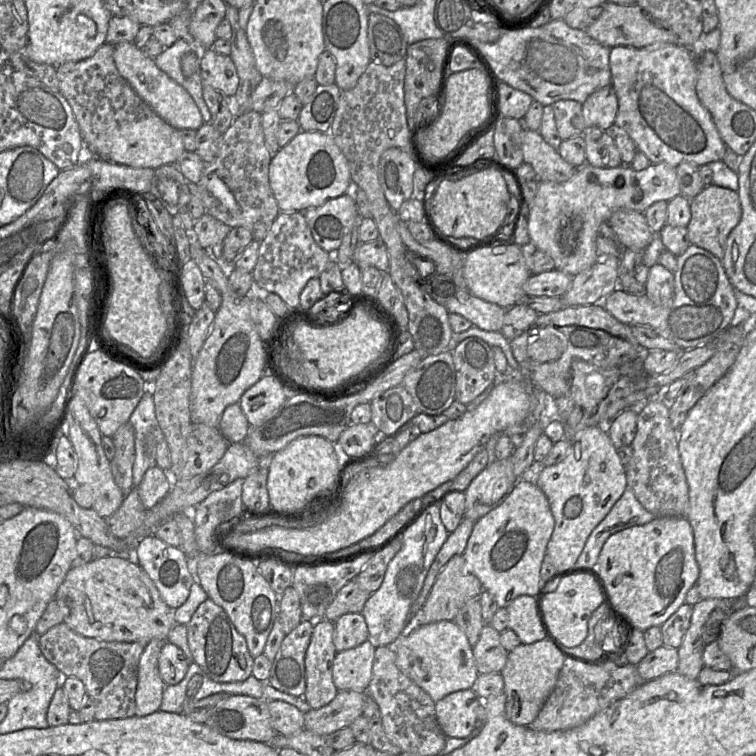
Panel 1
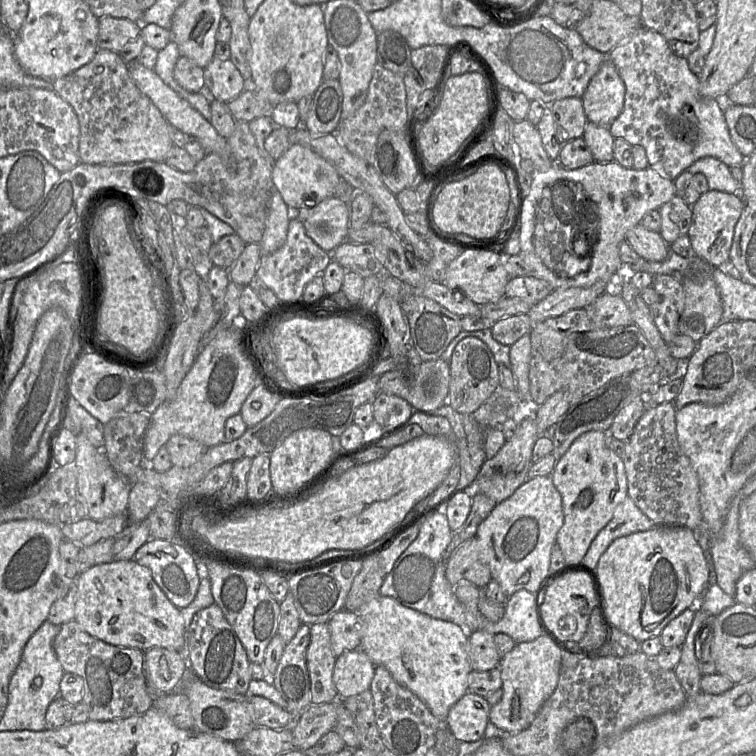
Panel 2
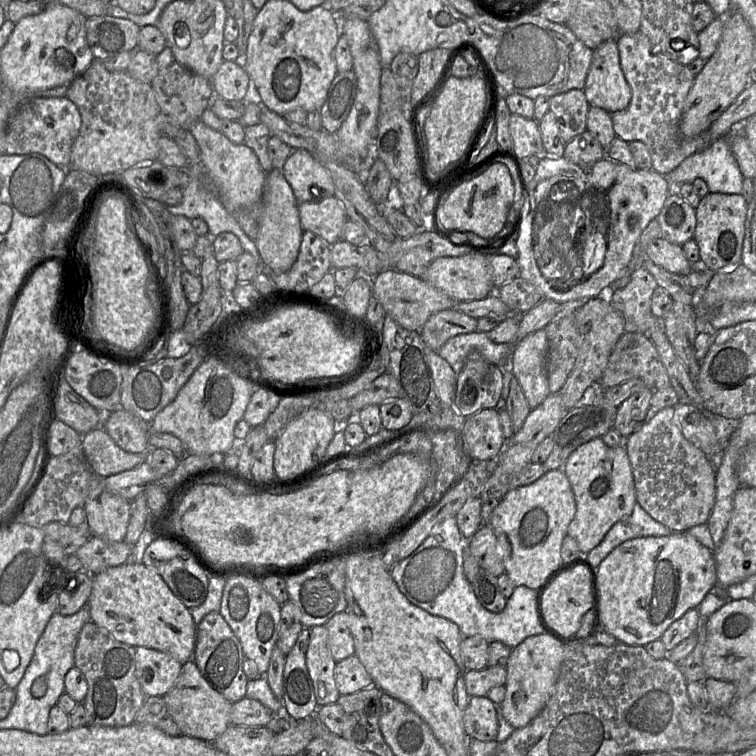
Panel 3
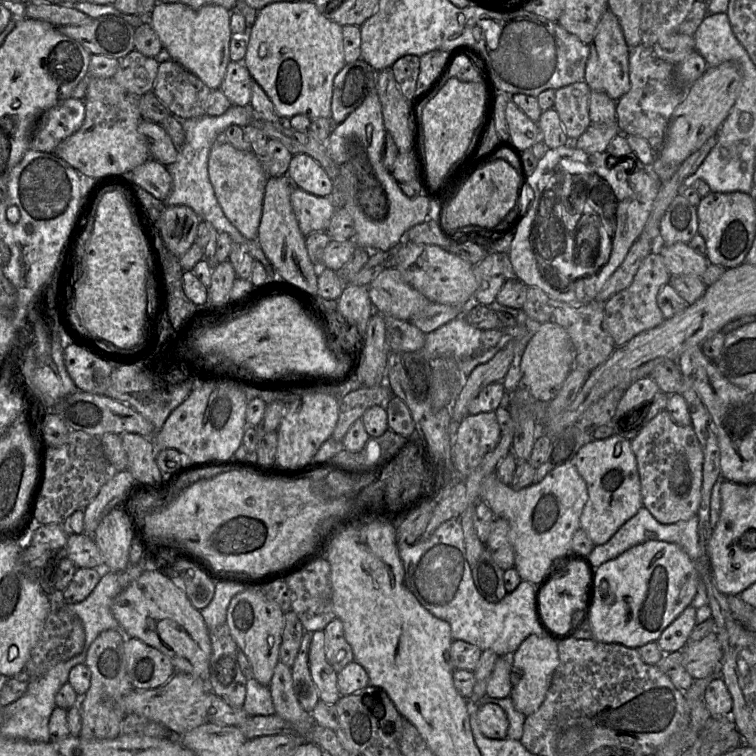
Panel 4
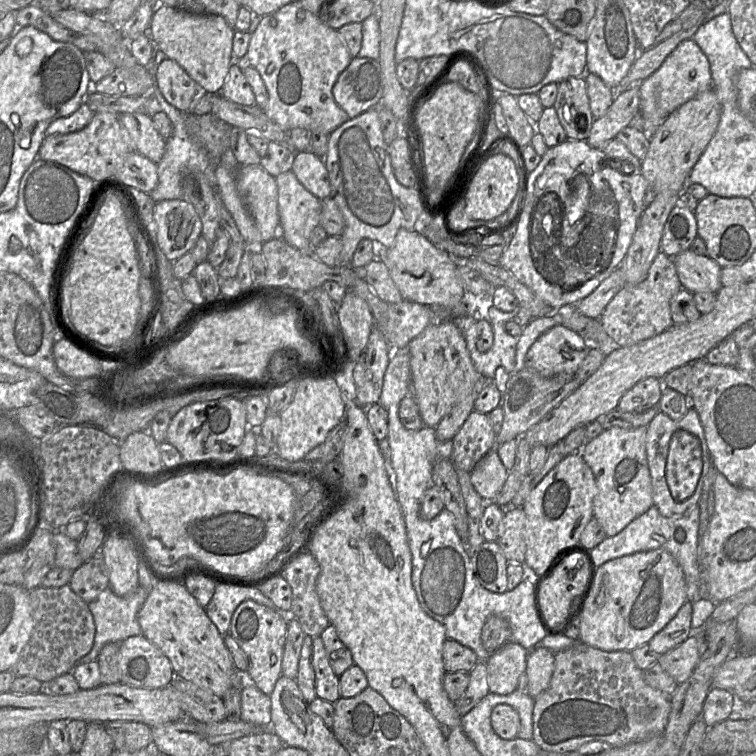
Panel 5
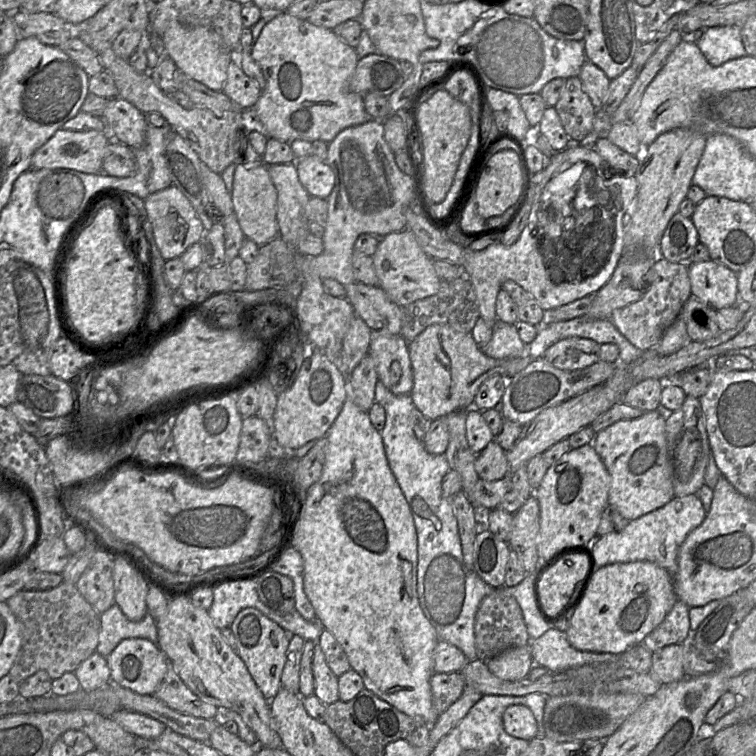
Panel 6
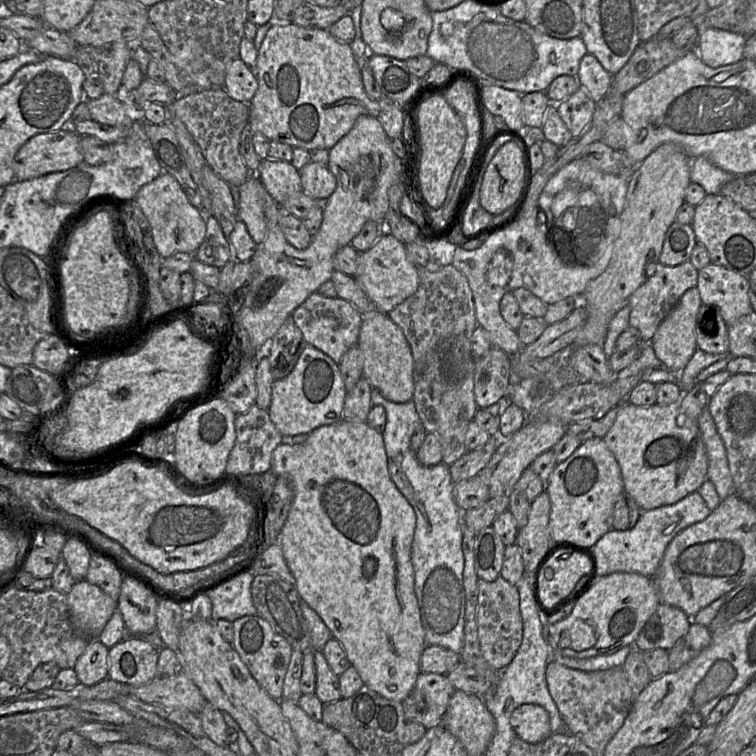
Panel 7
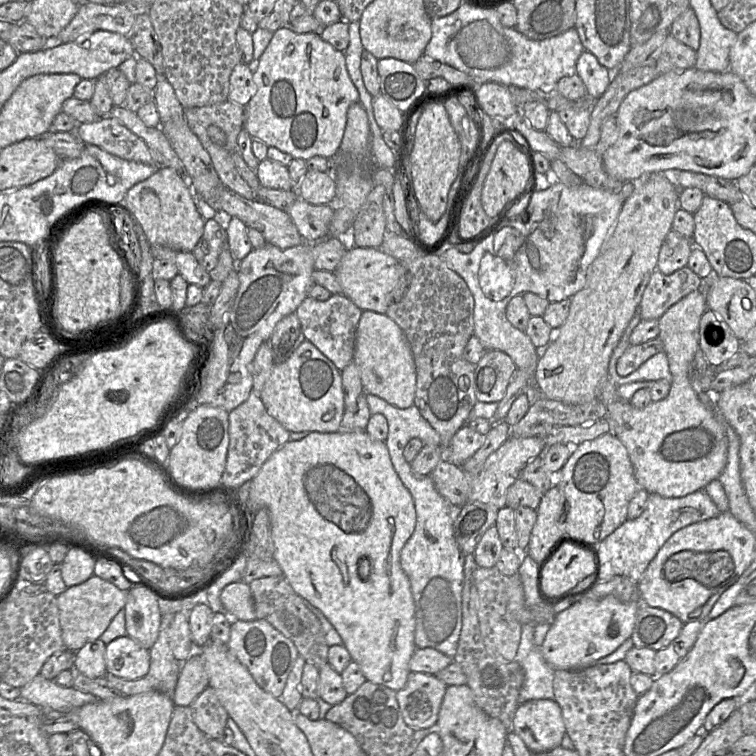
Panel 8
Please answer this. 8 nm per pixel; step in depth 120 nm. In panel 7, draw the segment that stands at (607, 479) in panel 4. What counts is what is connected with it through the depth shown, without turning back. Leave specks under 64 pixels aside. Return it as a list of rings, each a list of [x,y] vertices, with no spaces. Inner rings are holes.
[[[680,400],[667,406],[657,403],[636,406],[624,401],[618,406],[614,424],[603,437],[620,466],[624,494],[632,498],[642,511],[674,504],[697,491],[707,479],[707,455],[698,422],[679,415],[679,406]]]

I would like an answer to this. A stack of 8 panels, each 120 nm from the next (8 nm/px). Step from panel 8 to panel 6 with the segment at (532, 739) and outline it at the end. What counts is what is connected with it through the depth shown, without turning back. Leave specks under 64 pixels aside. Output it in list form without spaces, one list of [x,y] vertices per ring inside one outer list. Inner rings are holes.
[[[511,705],[502,715],[506,733],[514,738],[531,741],[538,736],[538,728],[531,710],[523,705]]]

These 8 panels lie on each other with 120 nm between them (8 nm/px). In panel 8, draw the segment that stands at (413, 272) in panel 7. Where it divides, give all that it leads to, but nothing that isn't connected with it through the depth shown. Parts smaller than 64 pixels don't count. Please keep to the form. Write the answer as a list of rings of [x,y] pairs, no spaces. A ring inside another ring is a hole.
[[[351,243],[334,271],[342,289],[362,311],[370,310],[385,314],[394,300],[398,300],[406,290],[406,271],[400,261],[381,248],[359,247]]]

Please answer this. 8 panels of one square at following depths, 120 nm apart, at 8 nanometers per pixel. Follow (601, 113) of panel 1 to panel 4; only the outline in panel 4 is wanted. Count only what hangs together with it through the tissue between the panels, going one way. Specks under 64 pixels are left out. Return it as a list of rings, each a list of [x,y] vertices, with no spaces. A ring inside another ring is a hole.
[[[609,9],[601,17],[589,46],[590,54],[586,63],[584,81],[591,91],[603,92],[611,99],[618,101],[630,89],[629,47],[617,17]]]

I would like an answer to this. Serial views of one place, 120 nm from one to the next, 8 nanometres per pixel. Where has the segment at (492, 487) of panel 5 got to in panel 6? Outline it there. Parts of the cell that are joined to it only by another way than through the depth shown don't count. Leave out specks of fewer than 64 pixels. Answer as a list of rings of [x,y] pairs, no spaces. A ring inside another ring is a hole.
[[[495,439],[476,456],[475,470],[479,478],[485,481],[496,481],[504,477],[510,478],[506,452]]]

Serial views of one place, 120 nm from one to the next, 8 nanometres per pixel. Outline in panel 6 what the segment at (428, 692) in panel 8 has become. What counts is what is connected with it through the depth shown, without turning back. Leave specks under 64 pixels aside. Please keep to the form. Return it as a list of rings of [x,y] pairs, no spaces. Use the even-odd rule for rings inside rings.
[[[461,672],[434,673],[430,686],[434,710],[440,715],[460,698],[466,682]]]

